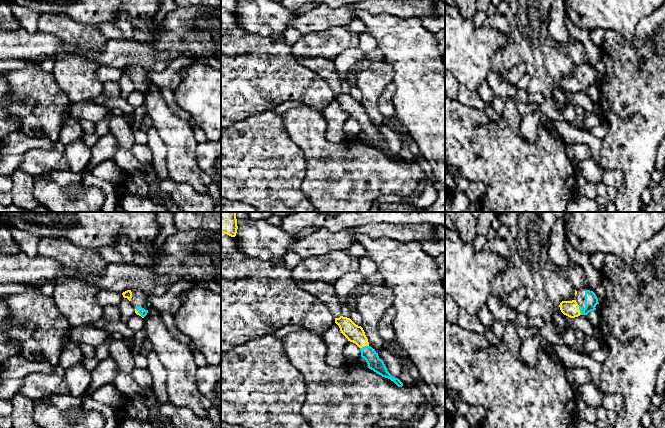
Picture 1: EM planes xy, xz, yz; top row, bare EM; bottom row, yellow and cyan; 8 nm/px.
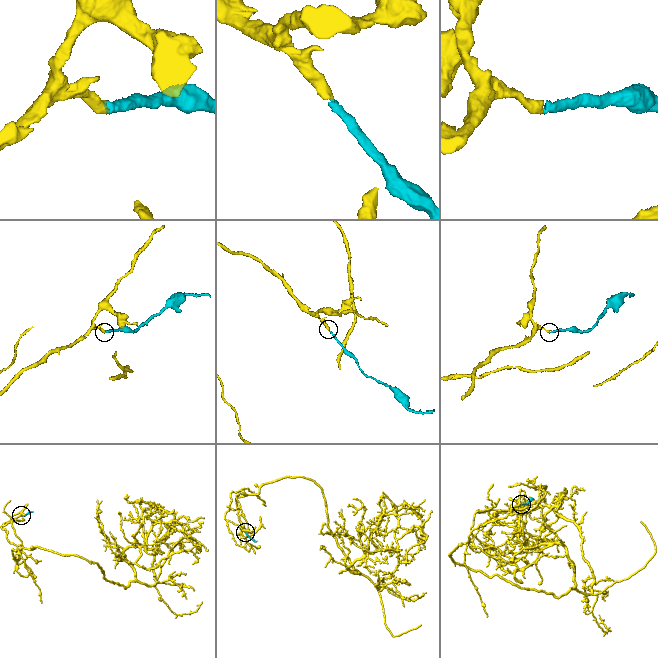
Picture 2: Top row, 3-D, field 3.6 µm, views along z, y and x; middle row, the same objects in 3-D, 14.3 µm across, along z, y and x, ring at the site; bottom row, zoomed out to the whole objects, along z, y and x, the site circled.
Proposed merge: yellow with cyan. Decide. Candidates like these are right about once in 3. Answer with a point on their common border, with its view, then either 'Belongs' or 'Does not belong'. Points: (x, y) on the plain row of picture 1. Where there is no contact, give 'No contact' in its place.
Touches yellow at xz (364, 121). Belongs

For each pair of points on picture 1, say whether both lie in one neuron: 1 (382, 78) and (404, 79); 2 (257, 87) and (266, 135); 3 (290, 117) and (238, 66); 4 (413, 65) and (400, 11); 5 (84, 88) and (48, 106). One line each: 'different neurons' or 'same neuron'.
1: different neurons
2: different neurons
3: different neurons
4: different neurons
5: different neurons

